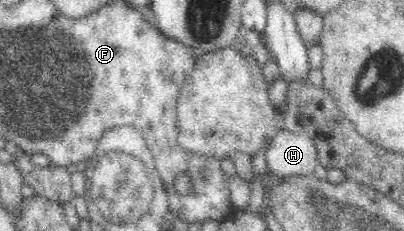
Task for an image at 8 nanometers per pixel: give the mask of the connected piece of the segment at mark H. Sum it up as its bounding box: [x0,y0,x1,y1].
[267,129,319,180]

